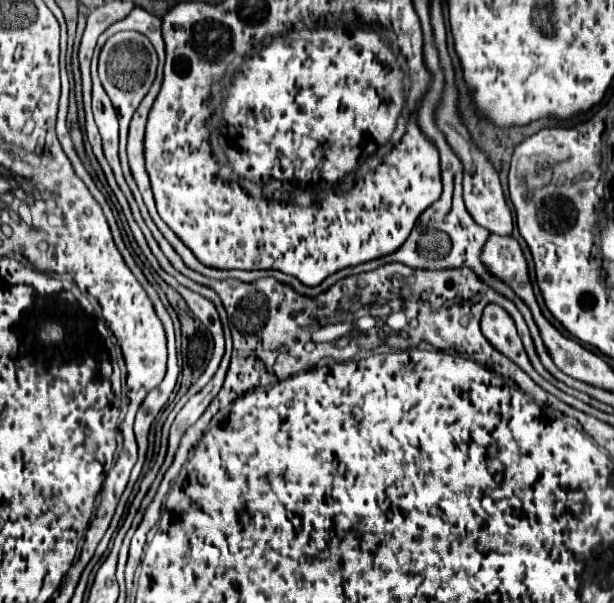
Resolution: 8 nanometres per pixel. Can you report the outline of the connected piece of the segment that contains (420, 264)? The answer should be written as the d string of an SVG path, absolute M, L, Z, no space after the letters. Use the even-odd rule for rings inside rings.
M429 221L429 223L415 223L415 227L413 227L413 231L411 231L411 235L407 237L407 241L403 243L403 247L401 249L397 249L395 253L391 253L391 255L385 255L385 257L379 257L379 259L371 259L371 261L367 261L367 263L361 263L361 265L355 265L355 267L349 267L349 269L341 269L341 271L337 271L337 273L333 273L331 277L327 277L323 283L319 283L317 287L307 287L307 285L303 285L297 277L291 277L291 275L285 275L285 273L277 273L277 271L273 271L271 273L271 277L275 277L275 279L279 279L281 283L289 283L295 291L299 291L301 295L309 295L309 297L313 297L313 295L319 295L319 293L323 293L327 287L331 287L333 283L337 283L339 279L343 279L343 277L347 277L347 275L353 275L353 273L363 273L363 271L371 271L371 269L377 269L377 267L381 267L381 265L385 265L385 263L391 263L391 261L399 261L399 263L405 263L405 265L409 265L409 267L413 267L413 269L445 269L445 267L463 267L463 265L467 265L467 267L471 267L473 271L477 271L477 275L481 275L481 279L485 279L485 283L489 283L495 291L499 291L501 295L505 295L505 297L509 297L517 307L519 307L519 311L523 313L523 317L525 317L525 321L527 321L527 325L529 325L529 329L531 329L531 335L533 337L541 337L541 333L539 333L539 327L535 325L535 321L533 321L533 315L531 315L531 311L529 311L529 307L515 295L515 291L503 281L503 279L499 279L499 277L495 277L485 265L483 265L483 261L481 261L481 251L483 251L483 247L485 247L485 243L487 243L487 239L489 239L489 231L487 229L479 229L479 239L445 239L445 231L437 231L437 227L435 227L435 223L437 221Z

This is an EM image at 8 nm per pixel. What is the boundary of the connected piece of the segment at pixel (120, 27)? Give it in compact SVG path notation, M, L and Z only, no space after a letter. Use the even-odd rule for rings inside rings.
M135 7L125 19L121 19L121 21L117 21L117 23L113 23L101 37L99 37L99 41L97 41L97 45L103 45L113 33L117 33L117 31L125 31L125 29L131 29L131 31L139 31L139 33L143 33L143 35L147 35L149 39L151 39L151 43L155 45L155 50L158 55L158 68L156 78L159 75L163 75L163 69L165 64L165 43L163 40L163 35L161 35L161 25L163 25L163 21L159 19L159 17L155 17L155 15L151 15L149 11L145 11L145 9L141 9L141 7Z

